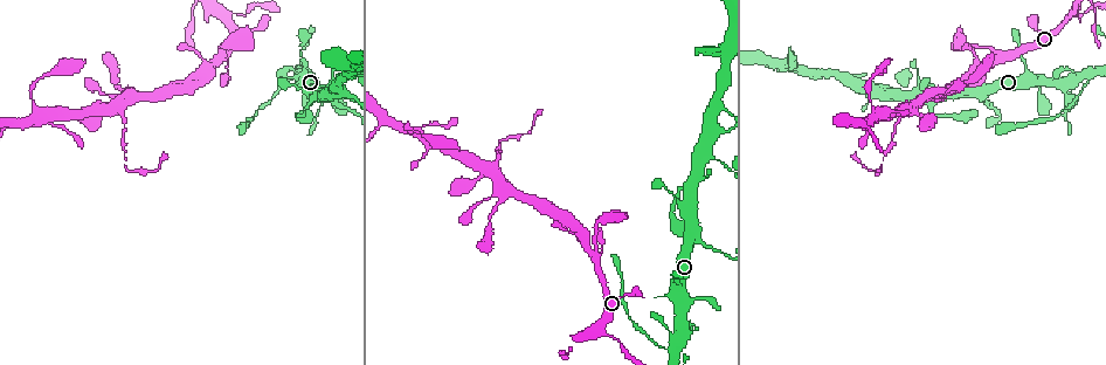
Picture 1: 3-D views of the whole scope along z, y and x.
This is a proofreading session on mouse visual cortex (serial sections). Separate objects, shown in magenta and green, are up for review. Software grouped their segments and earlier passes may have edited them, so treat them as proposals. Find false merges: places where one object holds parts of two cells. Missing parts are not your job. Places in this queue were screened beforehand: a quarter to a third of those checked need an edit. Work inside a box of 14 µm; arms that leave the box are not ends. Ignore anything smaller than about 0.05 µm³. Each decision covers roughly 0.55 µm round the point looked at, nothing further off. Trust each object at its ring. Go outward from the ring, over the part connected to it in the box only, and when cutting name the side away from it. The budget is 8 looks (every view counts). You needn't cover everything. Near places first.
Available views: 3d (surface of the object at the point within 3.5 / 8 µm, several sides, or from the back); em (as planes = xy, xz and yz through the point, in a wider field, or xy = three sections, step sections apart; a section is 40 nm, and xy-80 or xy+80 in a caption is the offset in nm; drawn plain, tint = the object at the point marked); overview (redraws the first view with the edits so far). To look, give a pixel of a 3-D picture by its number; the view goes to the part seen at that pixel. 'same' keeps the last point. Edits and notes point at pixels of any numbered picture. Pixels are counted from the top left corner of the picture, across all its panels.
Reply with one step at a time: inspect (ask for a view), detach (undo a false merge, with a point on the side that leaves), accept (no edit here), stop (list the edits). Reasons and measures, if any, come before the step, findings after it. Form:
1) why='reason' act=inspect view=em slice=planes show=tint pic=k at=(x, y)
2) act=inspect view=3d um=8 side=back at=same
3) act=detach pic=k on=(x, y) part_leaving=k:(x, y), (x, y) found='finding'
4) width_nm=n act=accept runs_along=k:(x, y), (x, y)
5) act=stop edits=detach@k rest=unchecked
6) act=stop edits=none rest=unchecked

why='three arms meet' act=inspect view=3d um=8 pic=1 at=(1087, 73)

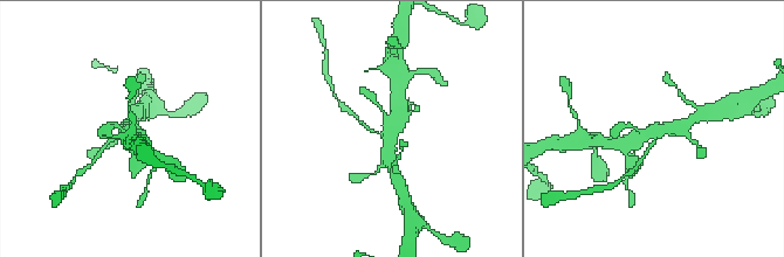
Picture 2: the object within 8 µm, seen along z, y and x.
why='zoom in' act=inspect view=3d um=3.5 pic=2 at=(387, 133)

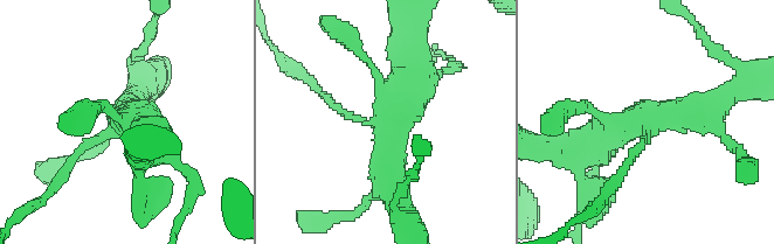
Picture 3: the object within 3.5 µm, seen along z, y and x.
act=inspect view=em slice=planes show=tint pic=3 at=(645, 124)

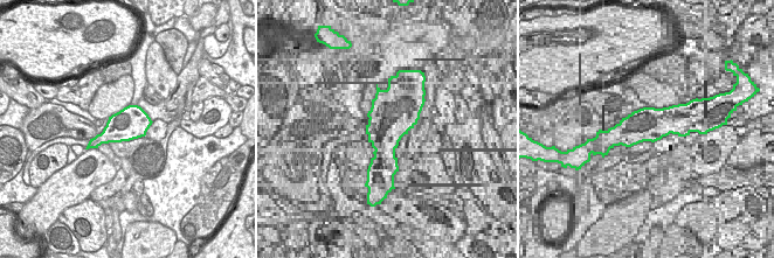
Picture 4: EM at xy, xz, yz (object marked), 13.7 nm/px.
act=detach pic=3 on=(629, 161) part_leaving=3:(647, 139), (608, 193), (589, 211) found='a second cell is stuck on'

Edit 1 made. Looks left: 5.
why='small branch off a trunk' act=inspect view=3d um=3.5 pic=1 at=(979, 92)

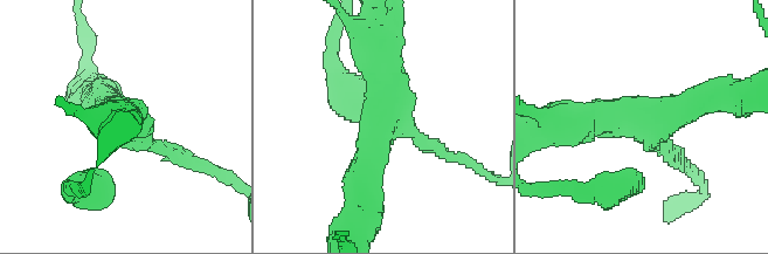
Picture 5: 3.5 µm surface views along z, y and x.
act=inspect view=em slice=planes show=tint pic=5 at=(381, 124)

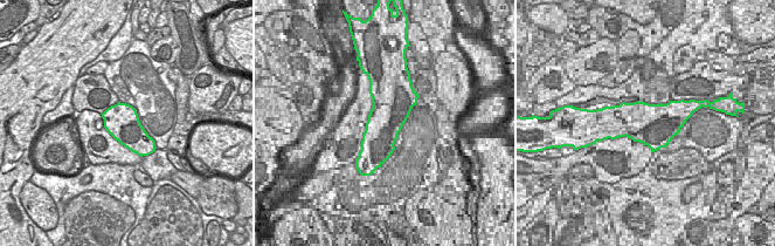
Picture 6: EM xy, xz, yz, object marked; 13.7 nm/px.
act=accept runs_along=5:(715, 98), (659, 116), (572, 119) found='one cell here'

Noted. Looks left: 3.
why='thin neck' act=inspect view=3d um=3.5 pic=1 at=(896, 128)

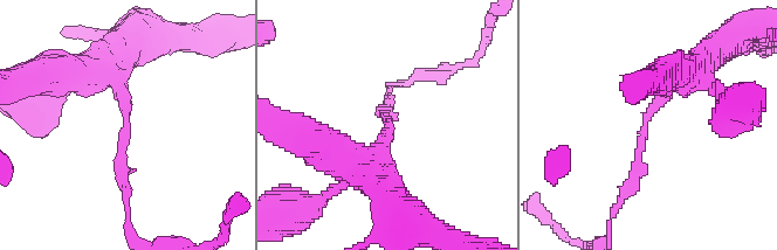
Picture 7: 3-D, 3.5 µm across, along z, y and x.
arm_widths_nm=200,250 why='need the tissue' act=inspect view=em slice=xy step=3 show=tint pic=7 at=(642, 130)

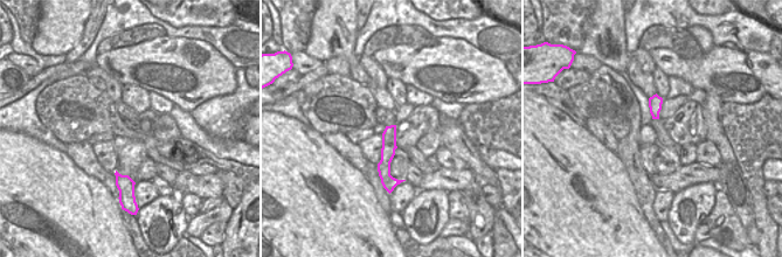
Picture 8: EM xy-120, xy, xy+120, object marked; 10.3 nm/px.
why='cut it another way' act=inspect view=em slice=planes show=tint at=same

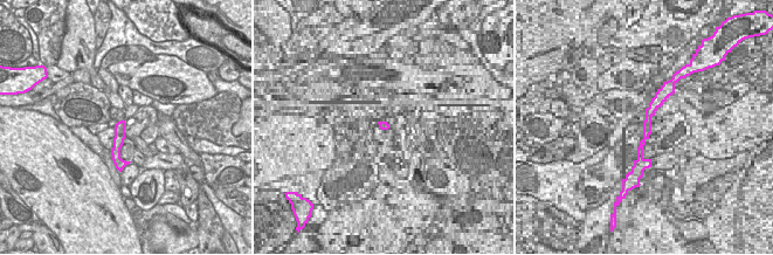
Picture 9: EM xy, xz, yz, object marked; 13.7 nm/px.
act=accept runs_along=7:(695, 70), (650, 113), (620, 200) found='one cell here'

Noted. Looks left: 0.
act=stop edits=detach@3 rest=unchecked

